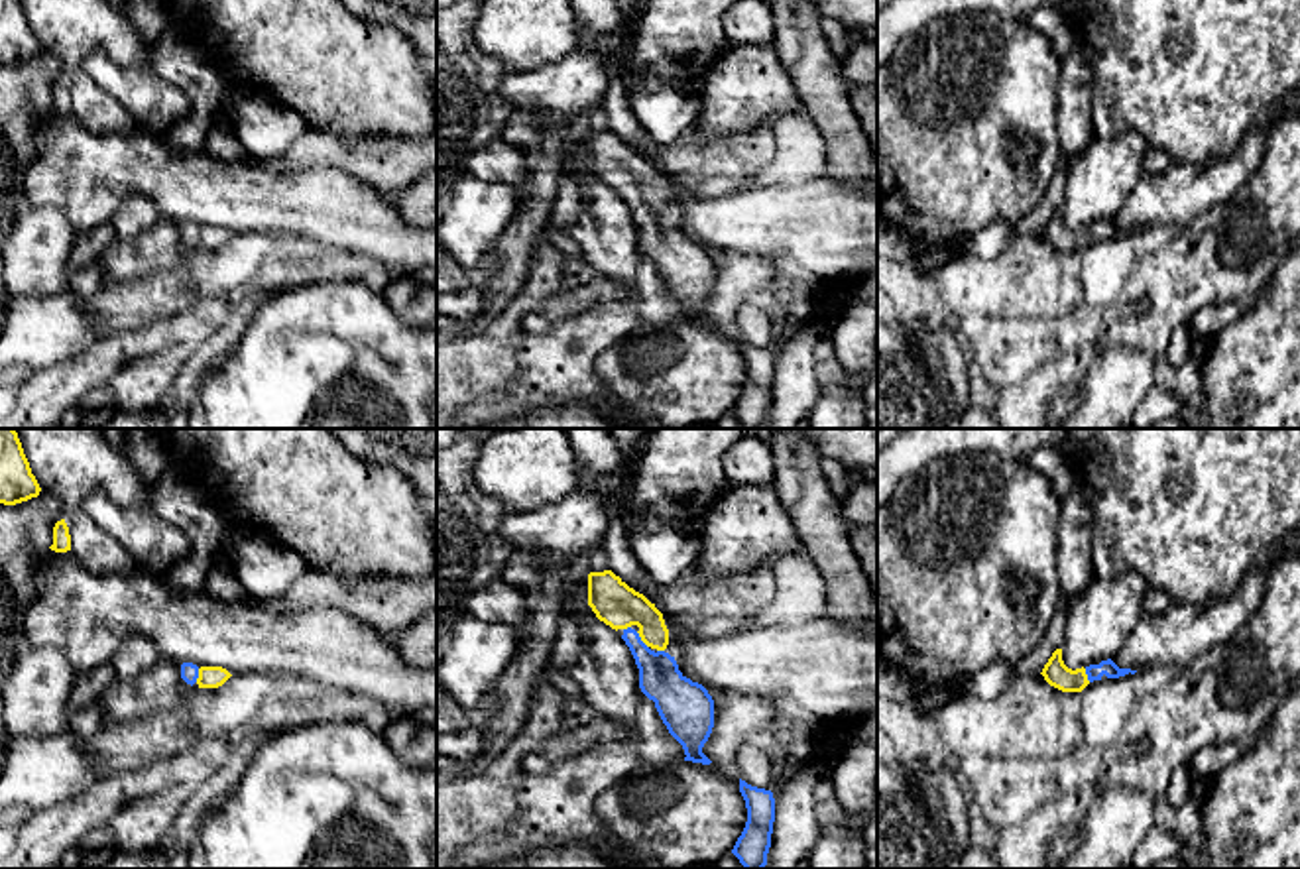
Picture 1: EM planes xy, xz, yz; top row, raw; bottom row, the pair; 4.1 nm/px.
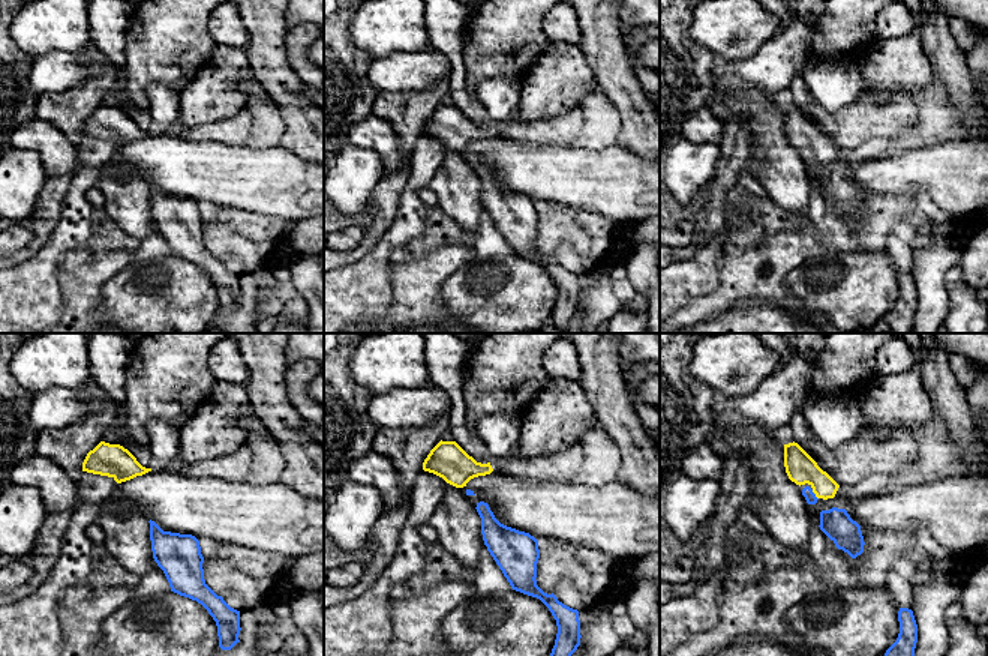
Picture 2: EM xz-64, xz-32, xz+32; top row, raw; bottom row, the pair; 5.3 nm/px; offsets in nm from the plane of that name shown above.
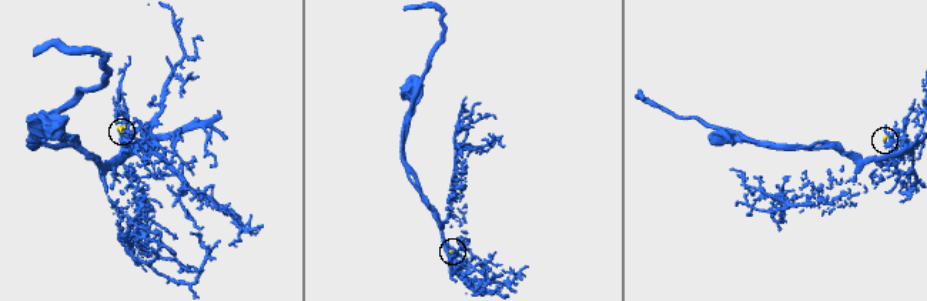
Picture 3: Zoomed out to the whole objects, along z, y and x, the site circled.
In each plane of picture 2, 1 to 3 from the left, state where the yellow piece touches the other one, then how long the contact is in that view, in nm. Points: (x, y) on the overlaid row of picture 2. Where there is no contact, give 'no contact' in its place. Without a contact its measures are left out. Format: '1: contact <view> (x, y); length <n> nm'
1: no contact
2: no contact
3: contact xz+32 (814, 494); length 70 nm

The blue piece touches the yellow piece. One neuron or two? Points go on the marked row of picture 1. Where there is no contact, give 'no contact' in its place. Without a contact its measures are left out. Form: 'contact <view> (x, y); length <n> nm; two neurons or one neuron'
contact xz (640, 639); length 90 nm; one neuron

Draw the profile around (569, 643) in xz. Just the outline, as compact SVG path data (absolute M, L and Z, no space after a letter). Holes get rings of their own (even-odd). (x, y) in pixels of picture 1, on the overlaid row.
M566 613L559 617L557 637L551 651L551 666L559 672L570 672L584 653L582 623Z

